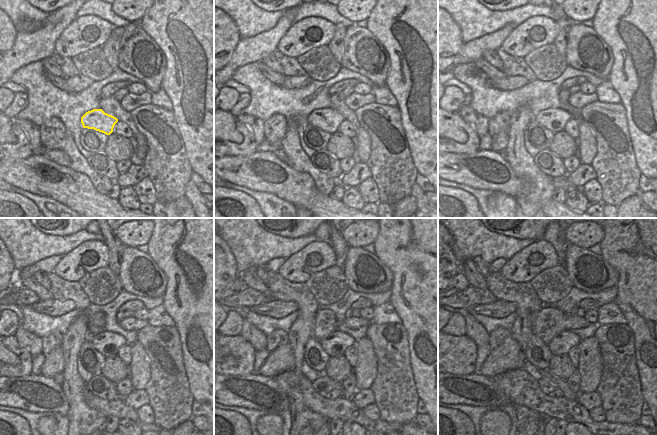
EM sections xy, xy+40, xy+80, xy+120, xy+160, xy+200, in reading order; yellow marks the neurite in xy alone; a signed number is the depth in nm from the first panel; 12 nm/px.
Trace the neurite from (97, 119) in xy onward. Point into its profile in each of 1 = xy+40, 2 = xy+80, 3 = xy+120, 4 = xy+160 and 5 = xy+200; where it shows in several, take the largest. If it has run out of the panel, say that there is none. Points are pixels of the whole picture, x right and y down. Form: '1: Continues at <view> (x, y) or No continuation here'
1: Continues at xy+40 (327, 119)
2: Continues at xy+80 (554, 119)
3: Continues at xy+120 (107, 343)
4: Continues at xy+160 (337, 342)
5: Continues at xy+200 (561, 344)

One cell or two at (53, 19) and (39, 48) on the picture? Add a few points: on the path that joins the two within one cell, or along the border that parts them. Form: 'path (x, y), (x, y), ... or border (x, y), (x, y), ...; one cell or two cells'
path (53, 26), (42, 41); one cell

